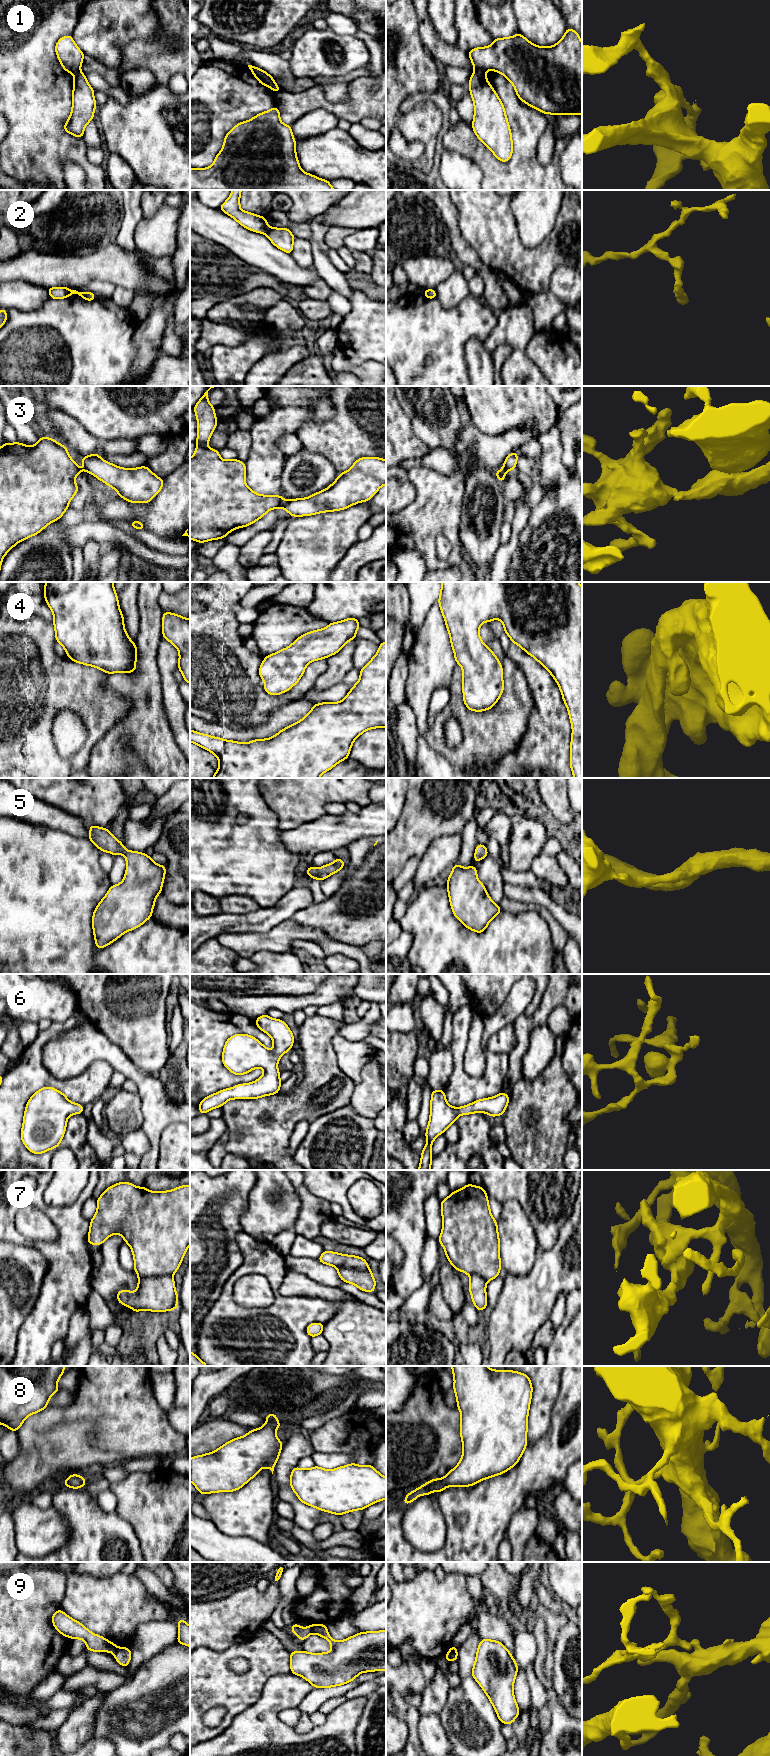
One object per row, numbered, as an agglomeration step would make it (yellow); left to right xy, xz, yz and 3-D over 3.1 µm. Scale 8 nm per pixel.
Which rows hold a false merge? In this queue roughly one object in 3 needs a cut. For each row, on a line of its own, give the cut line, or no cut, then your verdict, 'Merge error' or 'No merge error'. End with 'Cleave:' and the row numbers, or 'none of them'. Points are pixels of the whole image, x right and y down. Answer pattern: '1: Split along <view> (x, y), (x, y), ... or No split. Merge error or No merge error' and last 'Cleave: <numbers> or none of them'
1: Split along yz (483, 71), (475, 72). Merge error
2: Split along xz (269, 227), (265, 233). Merge error
3: Split along xz (284, 500), (280, 506). Merge error
4: No split. No merge error
5: No split. No merge error
6: No split. No merge error
7: No split. No merge error
8: No split. No merge error
9: Split along xz (309, 1625), (313, 1632). Merge error
Cleave: 1, 2, 3, 9

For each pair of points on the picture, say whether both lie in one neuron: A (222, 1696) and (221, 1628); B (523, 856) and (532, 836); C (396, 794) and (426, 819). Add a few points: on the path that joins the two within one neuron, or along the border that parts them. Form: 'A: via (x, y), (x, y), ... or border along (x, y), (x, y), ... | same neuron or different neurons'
A: border along (242, 1642), (232, 1644), (221, 1651), (200, 1647) | different neurons
B: via (523, 851), (527, 841) | same neuron
C: border along (407, 788), (404, 808), (396, 823) | different neurons

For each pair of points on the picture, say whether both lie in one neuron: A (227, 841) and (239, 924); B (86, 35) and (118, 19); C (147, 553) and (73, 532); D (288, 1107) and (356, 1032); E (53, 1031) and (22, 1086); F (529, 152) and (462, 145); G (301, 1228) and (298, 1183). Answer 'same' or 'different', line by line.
A: different
B: same
C: same
D: different
E: same
F: same
G: same

